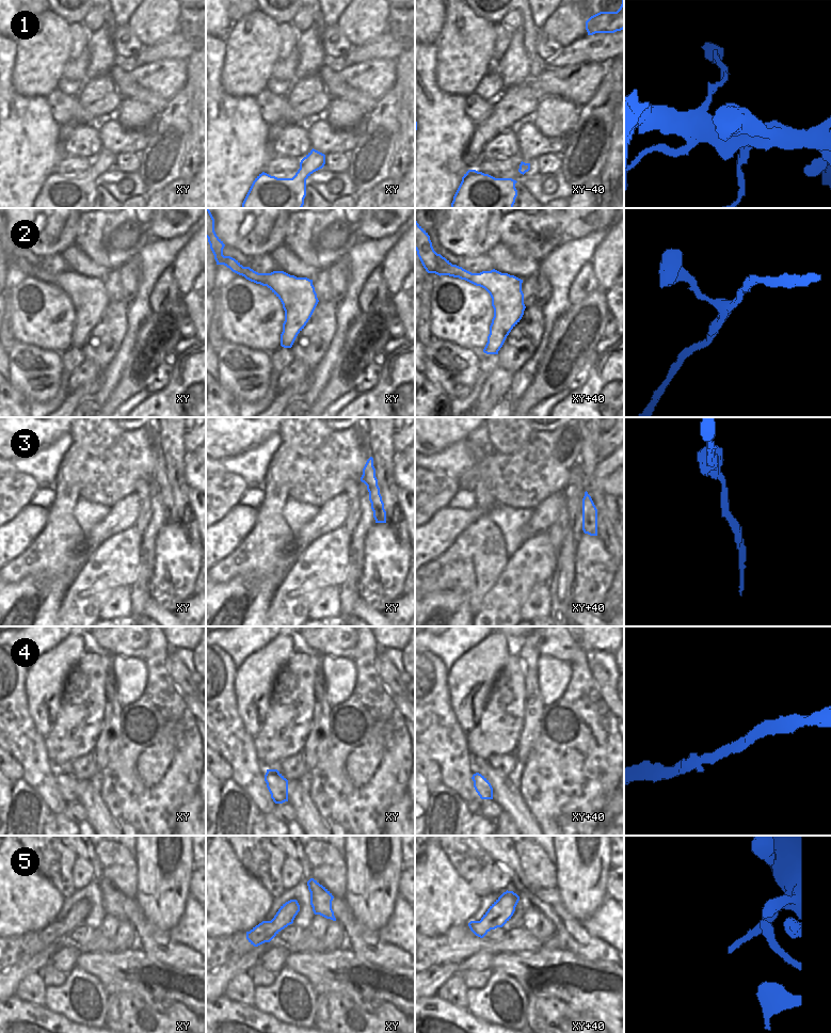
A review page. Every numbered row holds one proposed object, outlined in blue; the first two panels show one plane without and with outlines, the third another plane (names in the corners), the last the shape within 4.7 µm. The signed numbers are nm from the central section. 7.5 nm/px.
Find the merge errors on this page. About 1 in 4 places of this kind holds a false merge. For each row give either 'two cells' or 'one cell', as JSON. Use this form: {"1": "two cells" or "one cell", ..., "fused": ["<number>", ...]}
{"1": "one cell", "2": "one cell", "3": "one cell", "4": "one cell", "5": "one cell", "fused": []}

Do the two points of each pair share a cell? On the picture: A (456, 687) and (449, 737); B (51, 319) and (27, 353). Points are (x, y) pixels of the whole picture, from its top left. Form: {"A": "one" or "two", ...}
{"A": "two", "B": "two"}

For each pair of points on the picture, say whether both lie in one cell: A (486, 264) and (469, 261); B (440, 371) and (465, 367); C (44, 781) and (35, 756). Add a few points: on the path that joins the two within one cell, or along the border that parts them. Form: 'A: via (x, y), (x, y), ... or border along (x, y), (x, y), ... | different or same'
A: via (482, 264), (474, 264) | same
B: via (446, 378), (453, 380), (459, 374) | same
C: via (41, 775), (37, 771), (37, 762) | same

